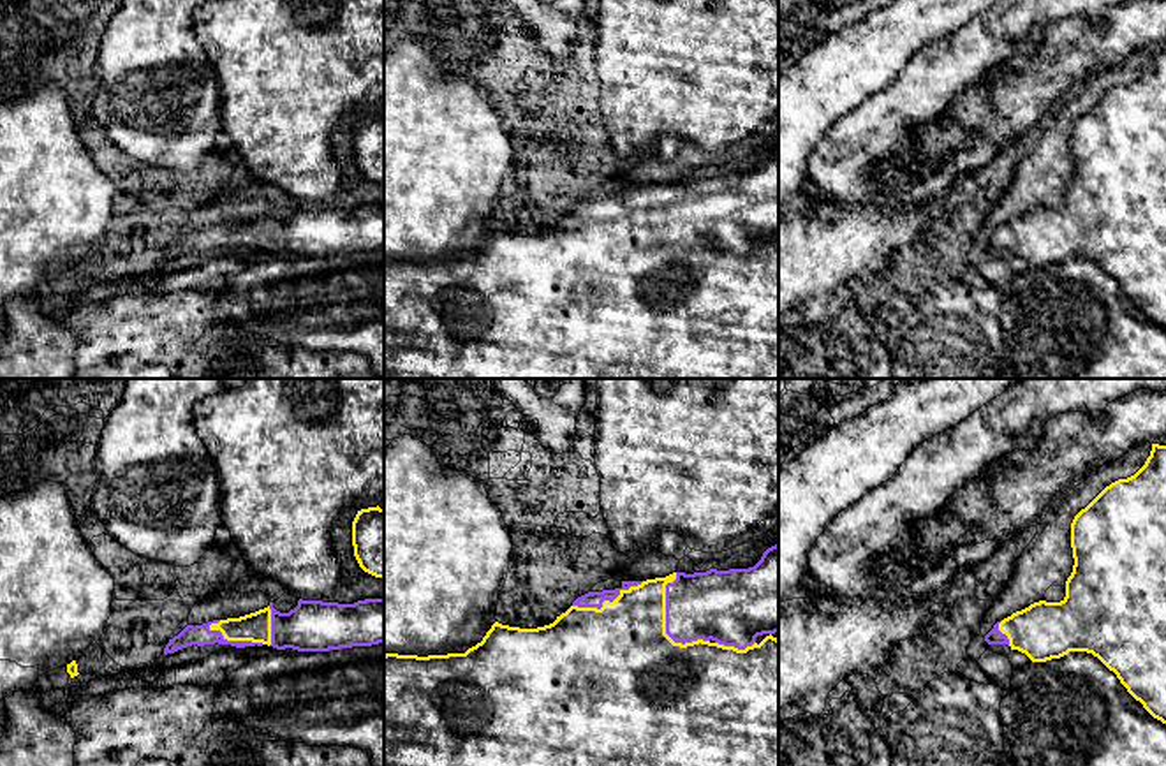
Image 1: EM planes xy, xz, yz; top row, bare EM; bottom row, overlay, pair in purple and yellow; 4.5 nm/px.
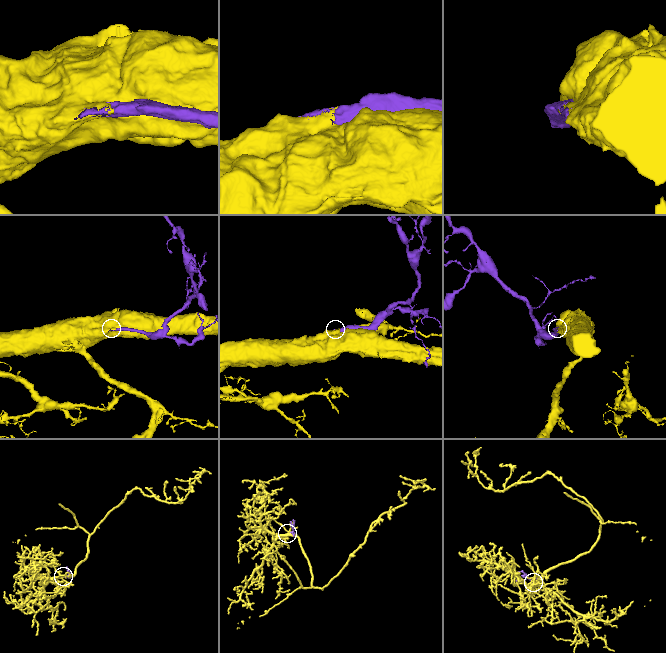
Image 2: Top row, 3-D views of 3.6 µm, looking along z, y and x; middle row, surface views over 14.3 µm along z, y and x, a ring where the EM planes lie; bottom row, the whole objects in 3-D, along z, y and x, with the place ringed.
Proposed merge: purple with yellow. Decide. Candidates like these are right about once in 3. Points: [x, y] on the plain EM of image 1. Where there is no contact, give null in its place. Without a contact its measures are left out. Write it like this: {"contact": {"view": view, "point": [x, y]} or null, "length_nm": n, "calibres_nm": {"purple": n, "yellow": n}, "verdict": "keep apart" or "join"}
{"contact": {"view": "xz", "point": [666, 229]}, "length_nm": 360, "calibres_nm": {"purple": 320, "yellow": 460}, "verdict": "join"}

